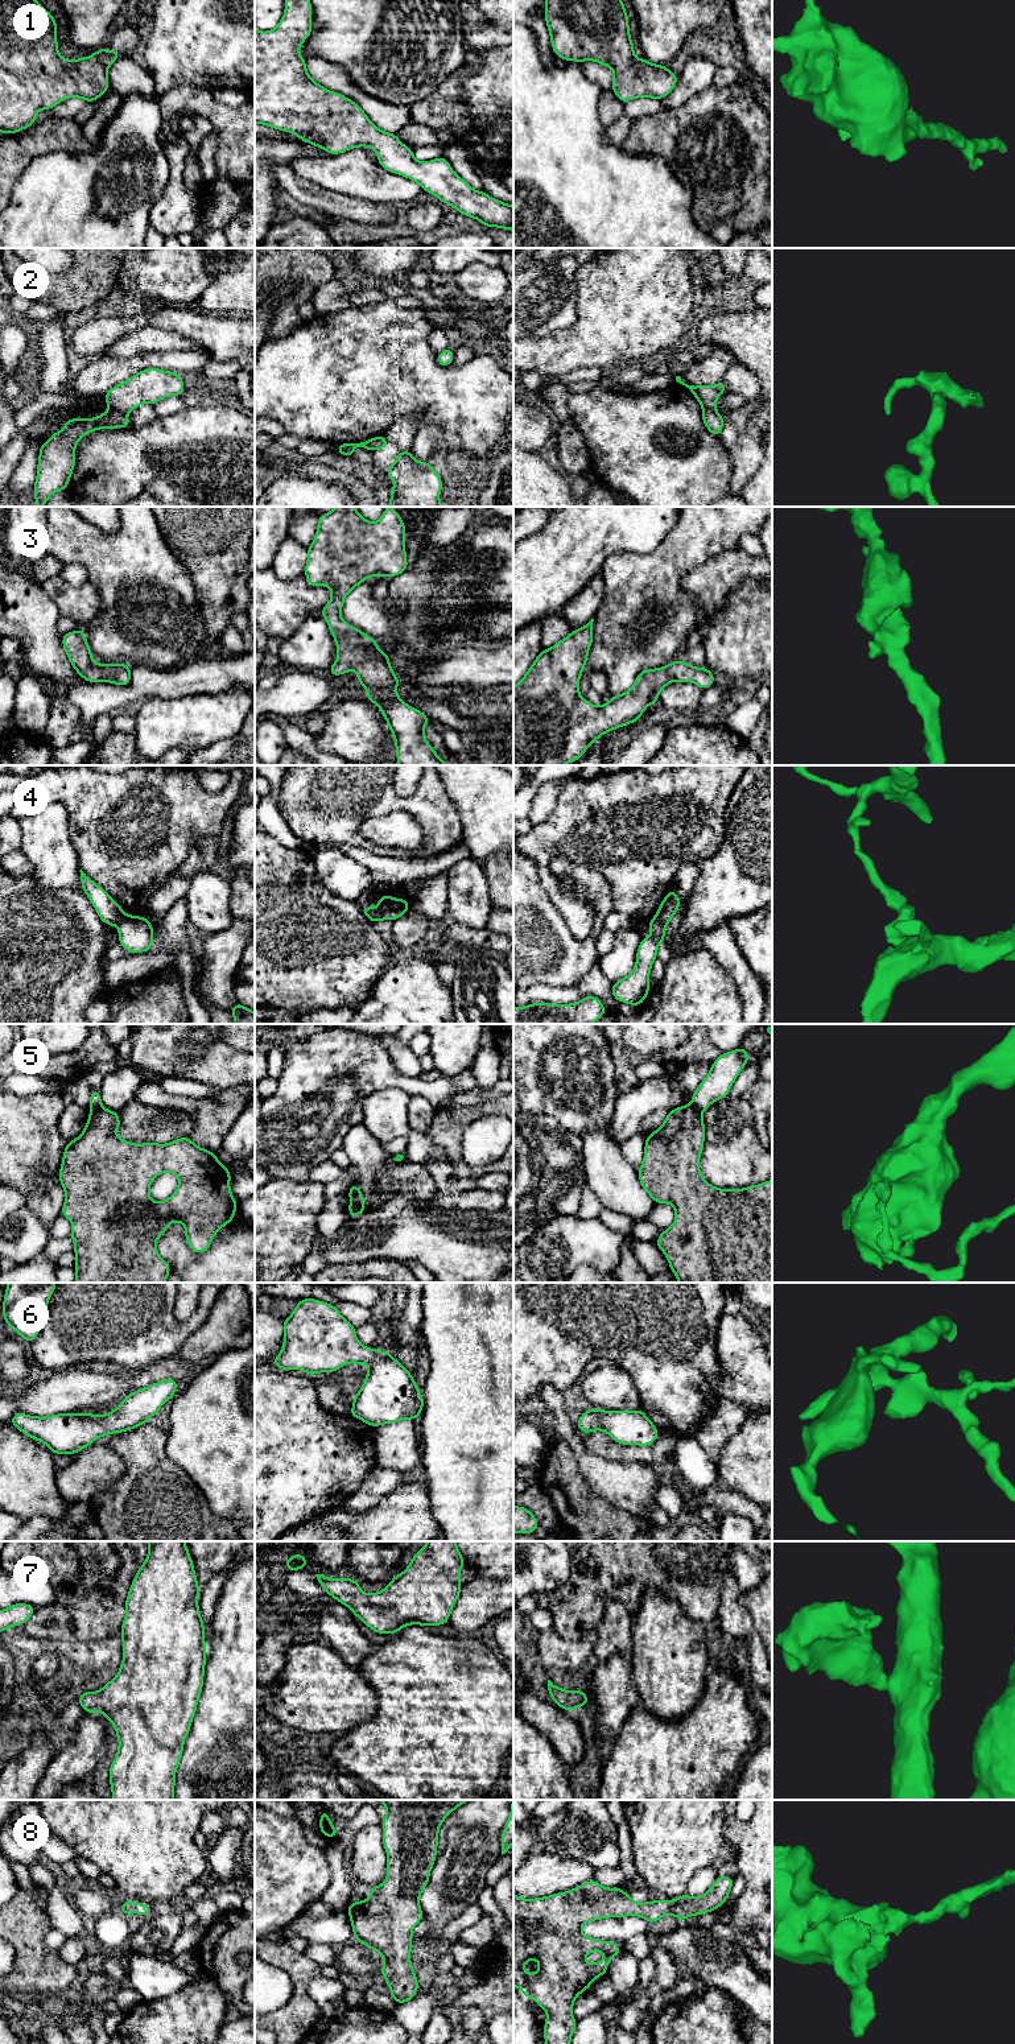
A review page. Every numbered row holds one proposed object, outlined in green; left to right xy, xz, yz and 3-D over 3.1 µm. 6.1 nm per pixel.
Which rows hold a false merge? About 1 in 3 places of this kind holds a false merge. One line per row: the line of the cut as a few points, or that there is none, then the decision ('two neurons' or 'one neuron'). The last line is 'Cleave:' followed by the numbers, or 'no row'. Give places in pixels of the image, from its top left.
1: cut none; one neuron
2: cut xy (110, 408), (126, 415); two neurons
3: cut none; one neuron
4: cut xy (127, 915), (116, 925); two neurons
5: cut xz (350, 1204), (363, 1210); two neurons
6: cut none; one neuron
7: cut none; one neuron
8: cut none; one neuron
Cleave: 2, 4, 5

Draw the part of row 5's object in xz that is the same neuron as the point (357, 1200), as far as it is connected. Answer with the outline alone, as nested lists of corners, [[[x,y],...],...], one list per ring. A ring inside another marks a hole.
[[[352,1184],[348,1190],[348,1197],[350,1197],[350,1205],[360,1210],[366,1210],[364,1198],[359,1186]]]

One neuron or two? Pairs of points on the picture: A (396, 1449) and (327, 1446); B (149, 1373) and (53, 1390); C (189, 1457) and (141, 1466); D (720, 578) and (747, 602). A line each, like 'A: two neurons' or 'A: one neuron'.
A: two neurons
B: one neuron
C: two neurons
D: two neurons

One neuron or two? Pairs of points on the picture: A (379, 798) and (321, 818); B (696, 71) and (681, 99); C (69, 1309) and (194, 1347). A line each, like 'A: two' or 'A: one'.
A: one
B: one
C: two

